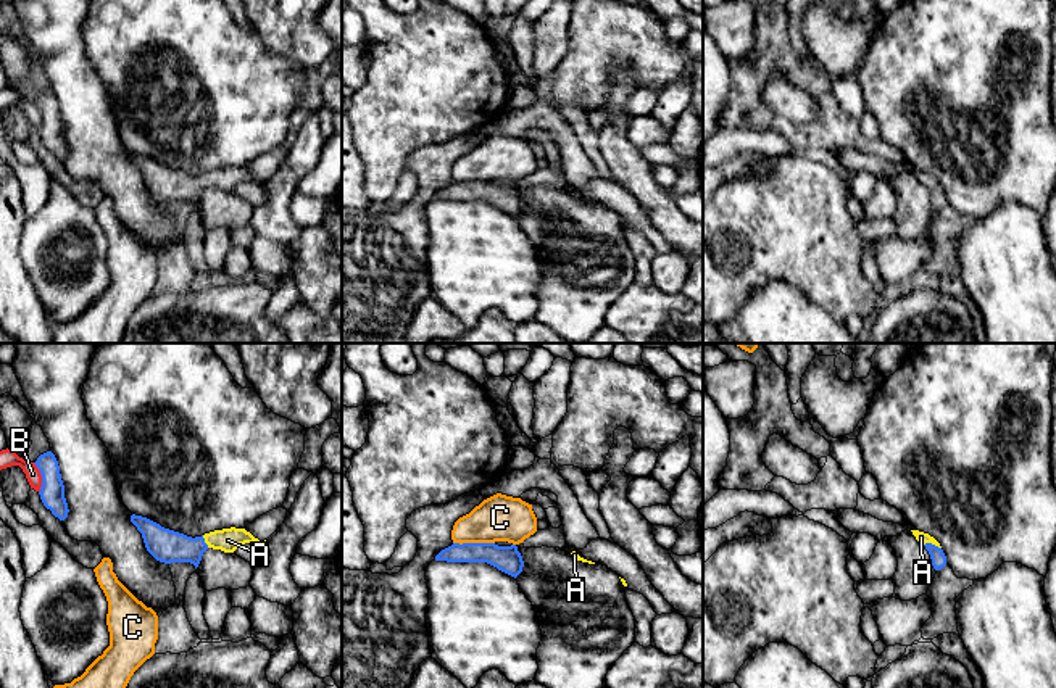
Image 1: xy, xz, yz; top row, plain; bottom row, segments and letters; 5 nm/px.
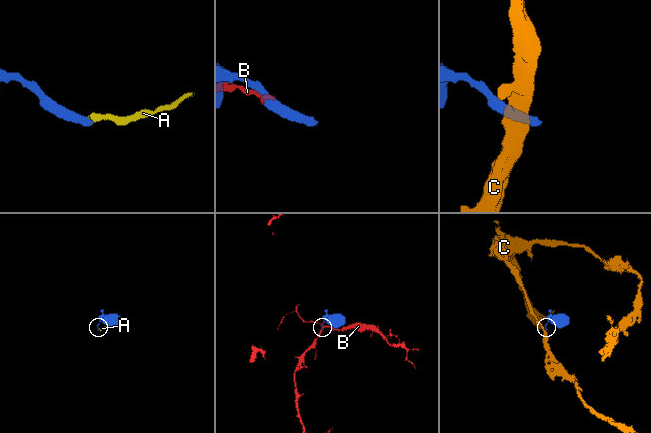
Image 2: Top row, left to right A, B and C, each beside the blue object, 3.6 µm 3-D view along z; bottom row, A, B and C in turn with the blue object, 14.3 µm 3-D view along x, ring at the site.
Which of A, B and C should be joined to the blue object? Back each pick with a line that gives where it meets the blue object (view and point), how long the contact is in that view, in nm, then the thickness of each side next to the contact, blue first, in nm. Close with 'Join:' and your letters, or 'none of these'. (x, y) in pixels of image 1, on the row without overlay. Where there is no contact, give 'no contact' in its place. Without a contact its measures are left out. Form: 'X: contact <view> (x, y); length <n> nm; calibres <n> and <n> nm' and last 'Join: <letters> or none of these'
A: contact yz (931, 182); length 90 nm; calibres 80 and 60 nm
Join: A

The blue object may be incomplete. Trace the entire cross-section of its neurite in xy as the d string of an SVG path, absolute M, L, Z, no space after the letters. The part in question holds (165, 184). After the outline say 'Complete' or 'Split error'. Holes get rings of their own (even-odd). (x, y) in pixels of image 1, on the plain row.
M132 153L131 161L142 172L147 190L156 200L164 203L190 201L197 208L203 192L208 187L234 192L240 184L245 182L264 184L264 180L260 180L245 168L231 166L192 177L184 172L164 168L142 155Z. Split error

